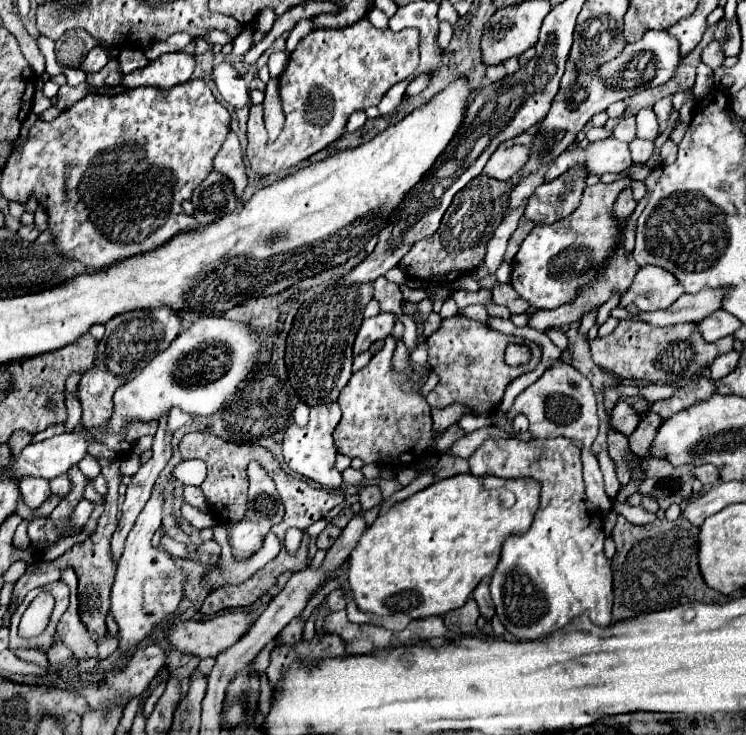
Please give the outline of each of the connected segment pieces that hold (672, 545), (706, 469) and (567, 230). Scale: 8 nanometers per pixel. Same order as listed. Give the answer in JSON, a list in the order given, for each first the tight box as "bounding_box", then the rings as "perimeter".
[{"bounding_box":[611,516,729,622],"perimeter":[[[623,516],[617,518],[617,526],[611,534],[617,546],[617,552],[613,556],[613,622],[671,608],[683,602],[723,604],[729,600],[727,596],[709,588],[701,578],[701,572],[697,568],[697,534],[699,528],[685,518],[679,518],[675,522],[657,518],[653,524],[645,526],[629,524]]]},{"bounding_box":[695,464,719,486],"perimeter":[[[703,464],[695,468],[695,478],[699,478],[703,482],[703,486],[711,486],[719,480],[719,472],[717,468],[713,468],[713,464]]]},{"bounding_box":[511,176,631,310],"perimeter":[[[627,176],[609,184],[597,182],[587,186],[573,214],[555,224],[535,226],[531,230],[511,262],[511,286],[531,308],[549,310],[569,304],[577,288],[585,288],[605,268],[623,236],[623,224],[613,218],[613,204],[625,188],[631,188],[631,178]]]}]

